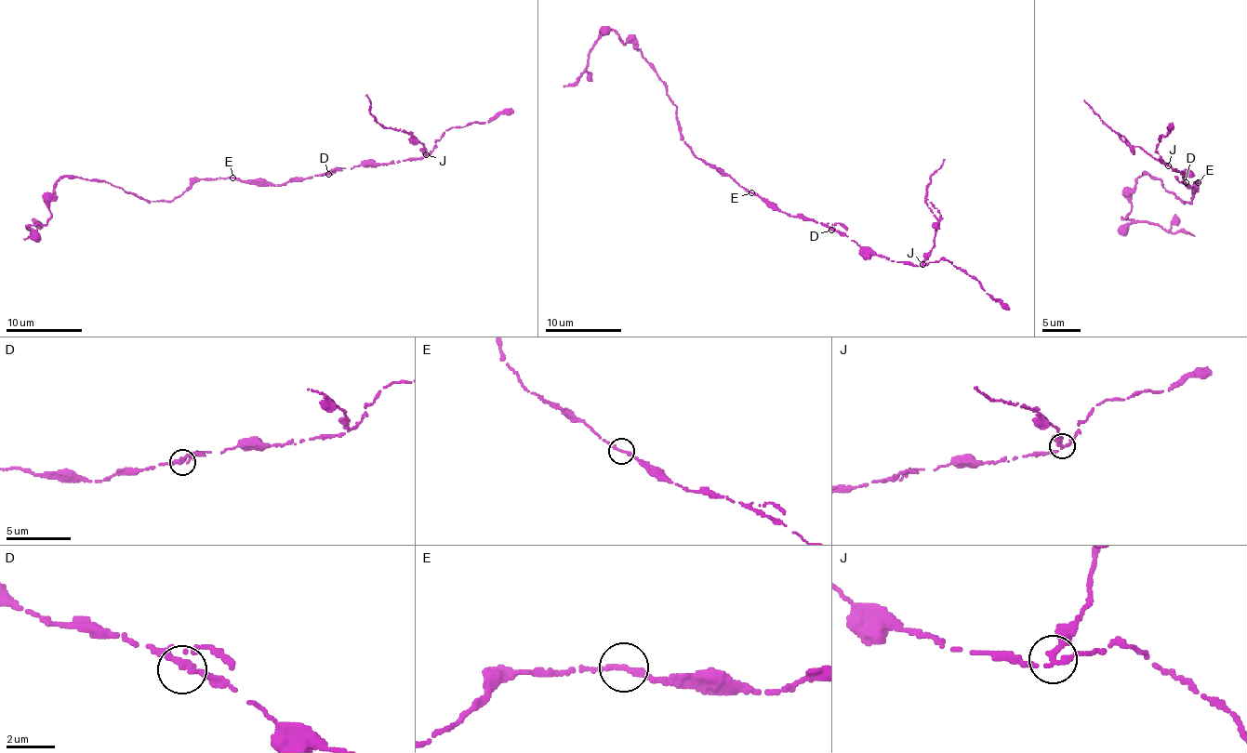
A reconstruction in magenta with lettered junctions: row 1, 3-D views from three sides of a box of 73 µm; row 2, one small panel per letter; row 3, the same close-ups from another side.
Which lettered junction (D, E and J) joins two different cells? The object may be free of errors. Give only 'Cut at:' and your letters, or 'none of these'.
Cut at: J

